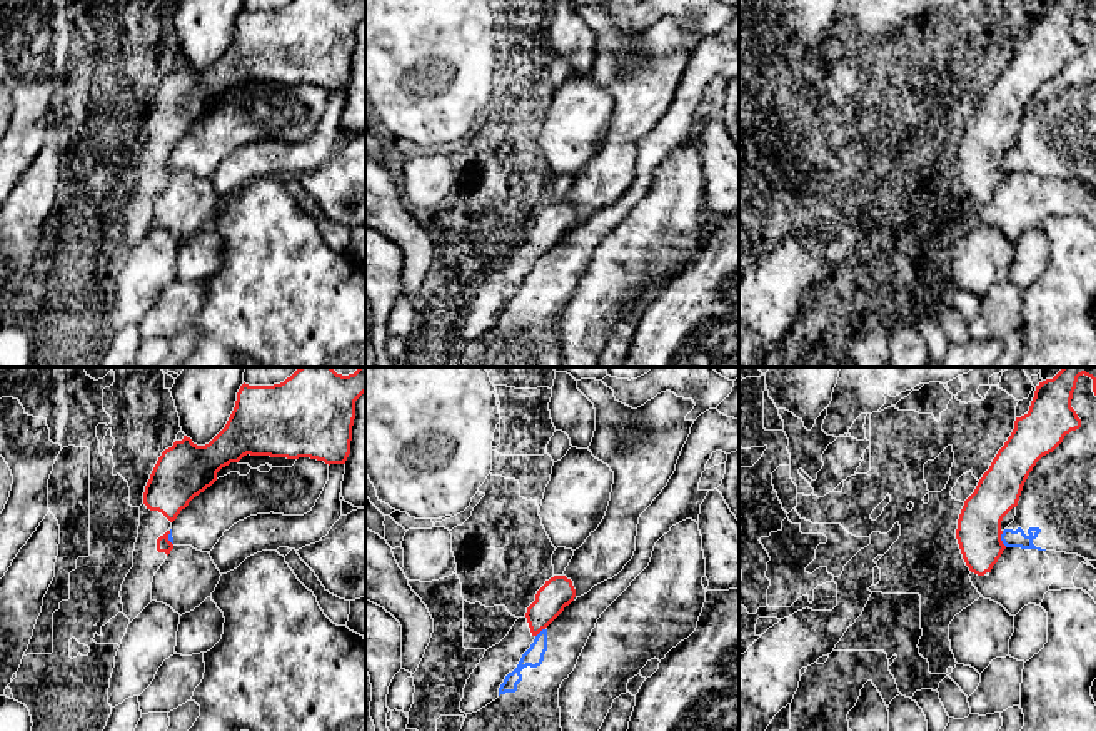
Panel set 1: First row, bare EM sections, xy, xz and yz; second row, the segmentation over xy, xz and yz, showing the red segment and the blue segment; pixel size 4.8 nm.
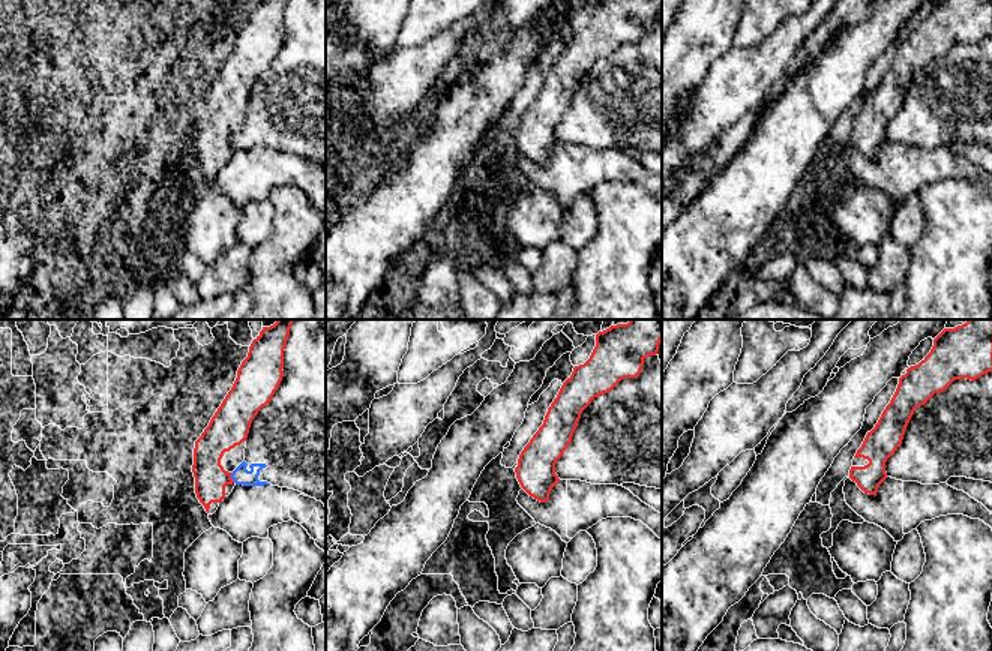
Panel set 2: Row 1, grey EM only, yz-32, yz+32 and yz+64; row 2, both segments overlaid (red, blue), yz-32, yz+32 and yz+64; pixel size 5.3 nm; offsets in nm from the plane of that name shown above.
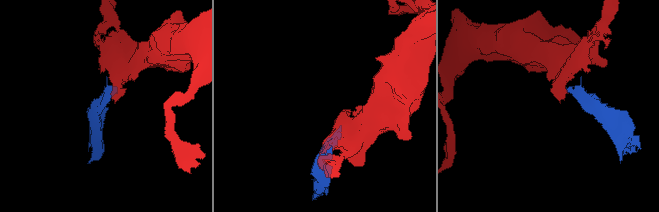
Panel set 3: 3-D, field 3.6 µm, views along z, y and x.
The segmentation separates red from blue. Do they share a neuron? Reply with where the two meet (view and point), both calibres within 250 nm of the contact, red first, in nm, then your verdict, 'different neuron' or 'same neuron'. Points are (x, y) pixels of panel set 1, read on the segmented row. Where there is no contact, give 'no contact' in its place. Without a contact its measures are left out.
yz (1000, 539) | 220/90 nm | different neuron

